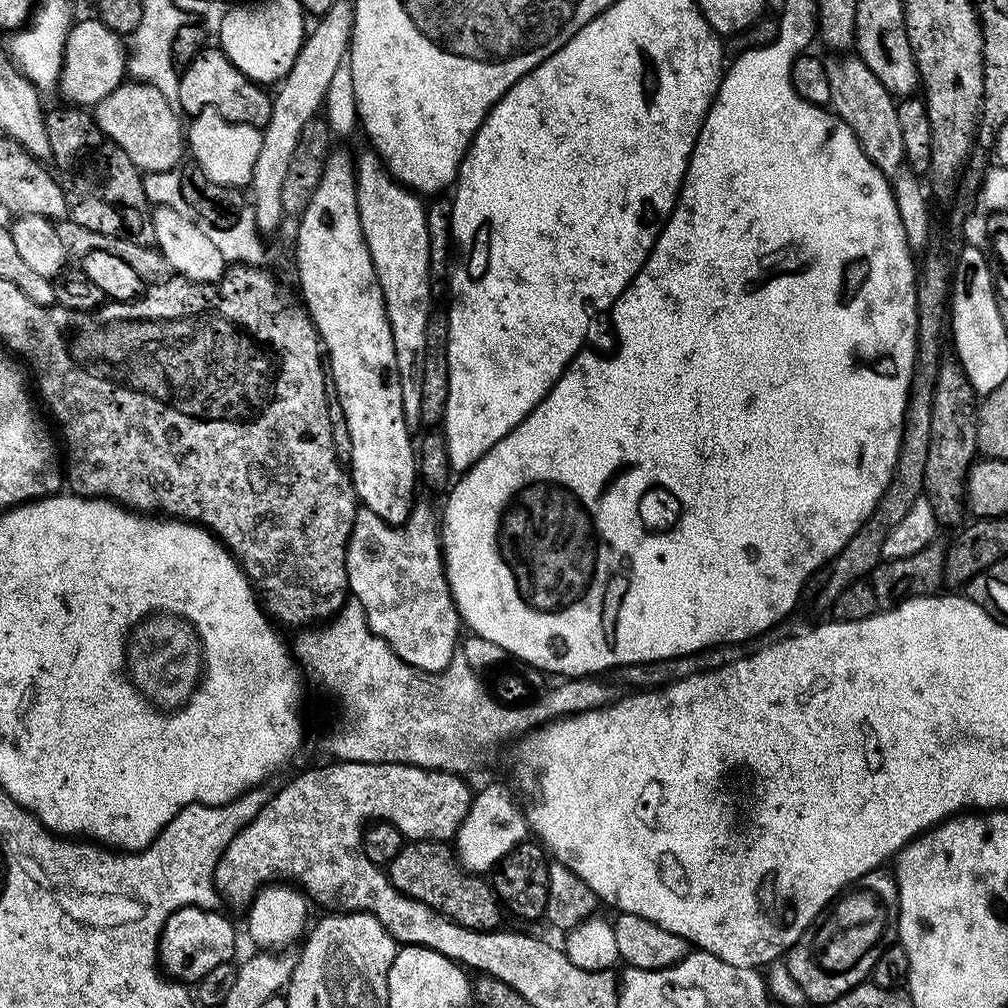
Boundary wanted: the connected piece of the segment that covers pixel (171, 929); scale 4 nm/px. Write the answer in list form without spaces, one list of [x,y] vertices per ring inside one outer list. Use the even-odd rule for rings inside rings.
[[[183,908],[174,914],[164,923],[164,929],[160,935],[160,946],[158,949],[158,963],[171,979],[181,982],[195,982],[201,980],[214,966],[227,964],[233,959],[236,952],[236,932],[232,924],[224,916],[219,916],[219,911],[206,908]]]

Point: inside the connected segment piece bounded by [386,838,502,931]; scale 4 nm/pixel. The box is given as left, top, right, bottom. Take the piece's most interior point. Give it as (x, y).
(426, 870)

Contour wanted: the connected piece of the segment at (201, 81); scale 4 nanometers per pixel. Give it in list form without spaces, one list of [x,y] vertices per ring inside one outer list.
[[[208,46],[203,52],[198,53],[194,62],[179,73],[180,77],[180,103],[181,109],[185,108],[188,114],[200,112],[203,108],[213,108],[222,118],[235,124],[249,124],[255,128],[263,129],[270,122],[272,113],[272,96],[261,85],[246,78],[230,58],[221,52],[219,47]]]

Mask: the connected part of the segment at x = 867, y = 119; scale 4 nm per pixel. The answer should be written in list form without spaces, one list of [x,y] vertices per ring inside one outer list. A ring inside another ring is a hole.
[[[848,54],[845,60],[827,61],[830,78],[830,94],[832,95],[831,111],[841,116],[854,130],[858,142],[868,151],[868,157],[891,178],[900,171],[904,159],[902,146],[902,130],[898,126],[897,101],[892,93],[874,78],[874,72],[866,62],[862,62],[855,54]]]

